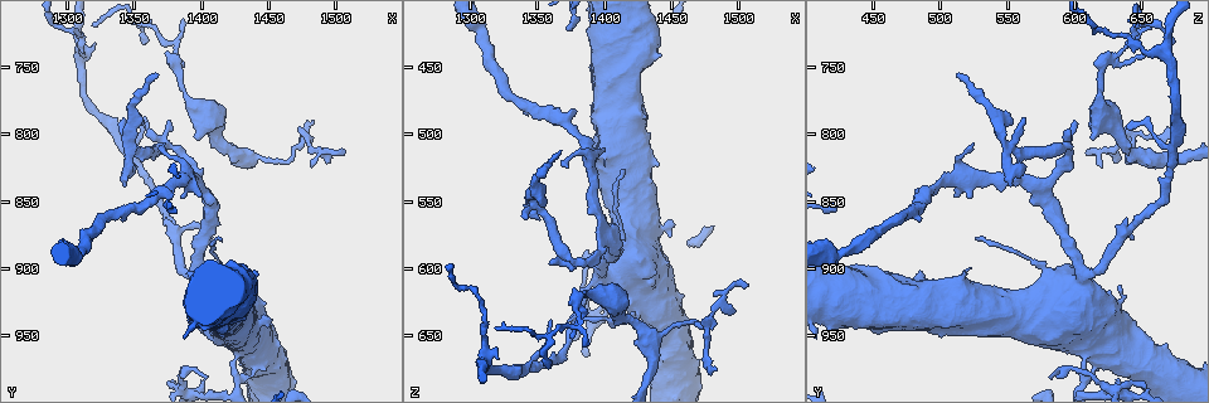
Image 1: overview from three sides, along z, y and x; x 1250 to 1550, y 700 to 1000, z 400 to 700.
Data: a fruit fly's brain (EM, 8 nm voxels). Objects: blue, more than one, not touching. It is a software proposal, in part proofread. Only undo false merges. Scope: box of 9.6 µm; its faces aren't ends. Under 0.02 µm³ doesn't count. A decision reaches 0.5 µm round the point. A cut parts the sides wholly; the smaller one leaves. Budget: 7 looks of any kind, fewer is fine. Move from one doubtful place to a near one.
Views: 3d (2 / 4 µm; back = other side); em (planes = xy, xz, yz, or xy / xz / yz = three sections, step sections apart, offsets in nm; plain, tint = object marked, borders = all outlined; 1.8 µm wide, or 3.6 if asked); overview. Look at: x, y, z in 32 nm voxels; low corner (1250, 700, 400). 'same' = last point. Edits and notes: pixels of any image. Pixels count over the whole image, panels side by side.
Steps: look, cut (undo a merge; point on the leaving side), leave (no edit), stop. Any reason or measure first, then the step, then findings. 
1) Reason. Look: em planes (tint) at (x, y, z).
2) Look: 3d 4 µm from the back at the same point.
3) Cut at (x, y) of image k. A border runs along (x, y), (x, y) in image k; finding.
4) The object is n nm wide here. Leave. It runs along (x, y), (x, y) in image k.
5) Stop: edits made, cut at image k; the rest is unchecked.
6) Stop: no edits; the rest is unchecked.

Sharp bend. Look: em planes (tint) at (1376, 810, 596).

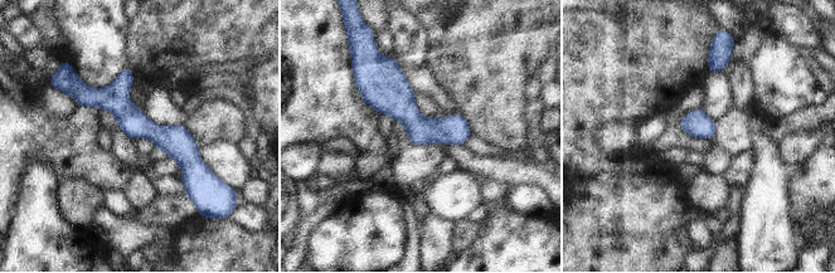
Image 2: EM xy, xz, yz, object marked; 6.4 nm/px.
Leave. It runs along (74, 93), (112, 98), (203, 171) in image 2; all the same neuron.

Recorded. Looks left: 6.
Abrupt turn. Look: em xy step 16 (tint) at (1380, 732, 642).

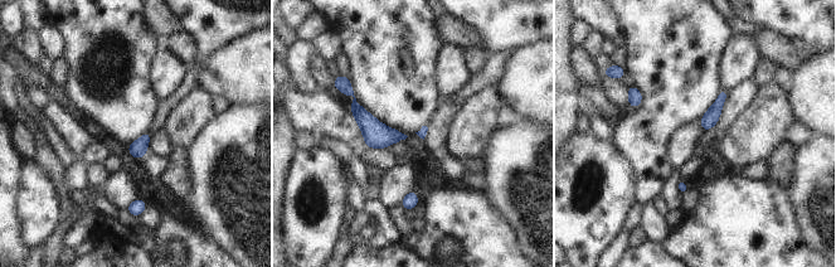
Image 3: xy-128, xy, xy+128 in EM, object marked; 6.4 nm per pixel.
Look: em planes (tint) at the same point.

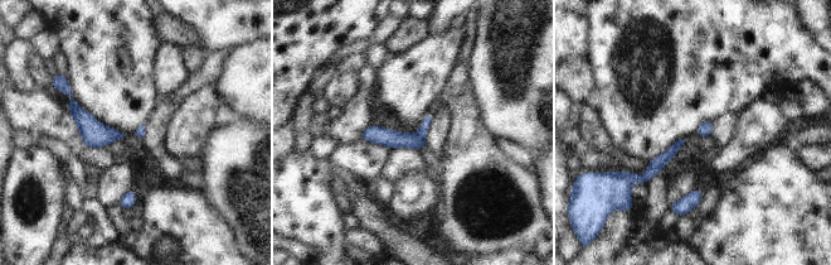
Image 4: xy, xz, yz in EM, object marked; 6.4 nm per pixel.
Leave. It runs along (429, 116), (414, 139), (365, 135) in image 4; continuous, no second neuron.

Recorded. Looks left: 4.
Calibre changes. Look: 3d 4 µm at (1396, 904, 606).

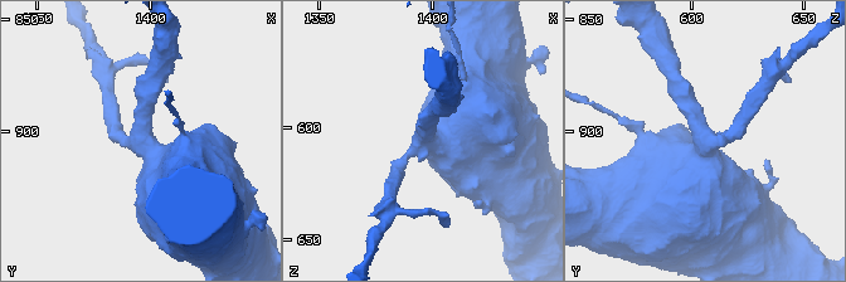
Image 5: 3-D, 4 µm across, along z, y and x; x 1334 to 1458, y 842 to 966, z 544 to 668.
Shape alone is not enough. Look: em 3.6 µm xy step 16 (tint) at (1396, 904, 607).

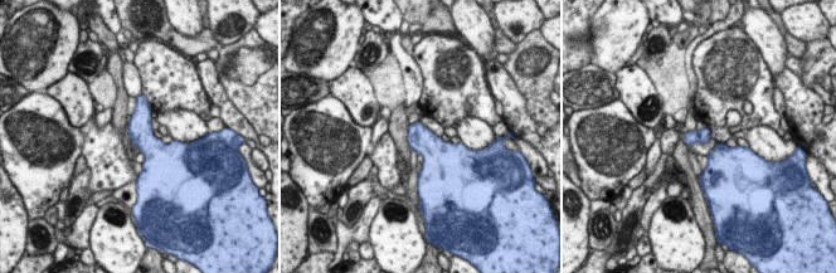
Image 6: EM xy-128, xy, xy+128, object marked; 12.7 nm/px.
Look: em 3.6 µm yz step 8 (tint) at the same point.

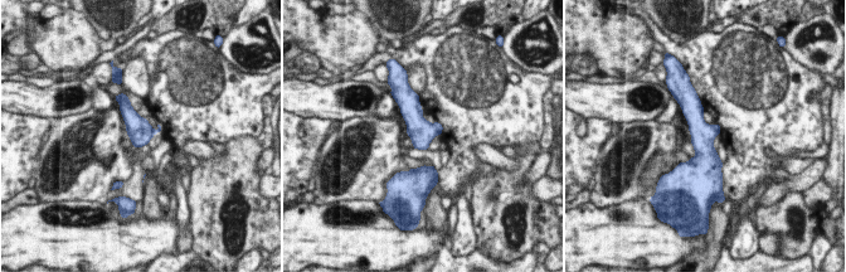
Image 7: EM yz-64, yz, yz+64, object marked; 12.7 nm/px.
Leave. It runs along (695, 98), (699, 168) in image 7; all the same neuron.

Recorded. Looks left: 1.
Stop: no edits; the rest is unchecked.

